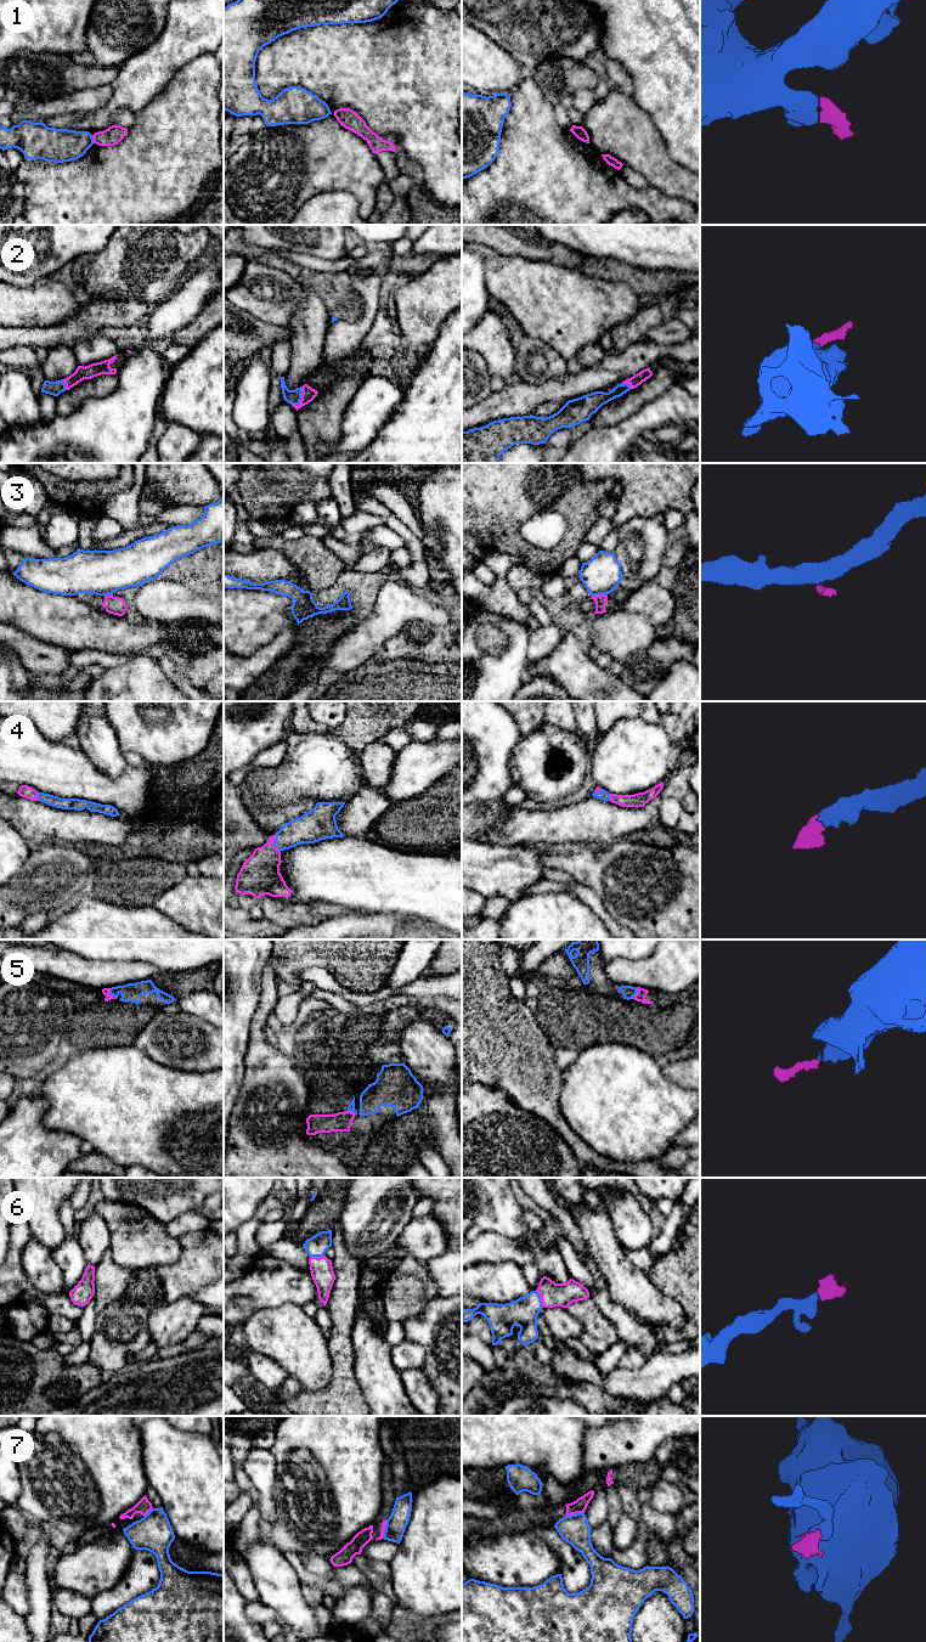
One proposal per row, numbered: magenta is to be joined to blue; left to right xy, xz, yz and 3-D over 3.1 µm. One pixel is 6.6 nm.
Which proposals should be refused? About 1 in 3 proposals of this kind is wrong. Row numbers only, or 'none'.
1, 3, 7

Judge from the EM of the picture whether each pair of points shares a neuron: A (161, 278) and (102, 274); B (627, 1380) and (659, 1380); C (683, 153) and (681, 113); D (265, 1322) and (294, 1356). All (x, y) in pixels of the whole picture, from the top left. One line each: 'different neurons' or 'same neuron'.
A: same neuron
B: same neuron
C: same neuron
D: same neuron

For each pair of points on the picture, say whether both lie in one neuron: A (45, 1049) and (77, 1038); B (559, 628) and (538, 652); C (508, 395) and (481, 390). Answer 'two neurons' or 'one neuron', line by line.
A: two neurons
B: one neuron
C: two neurons

